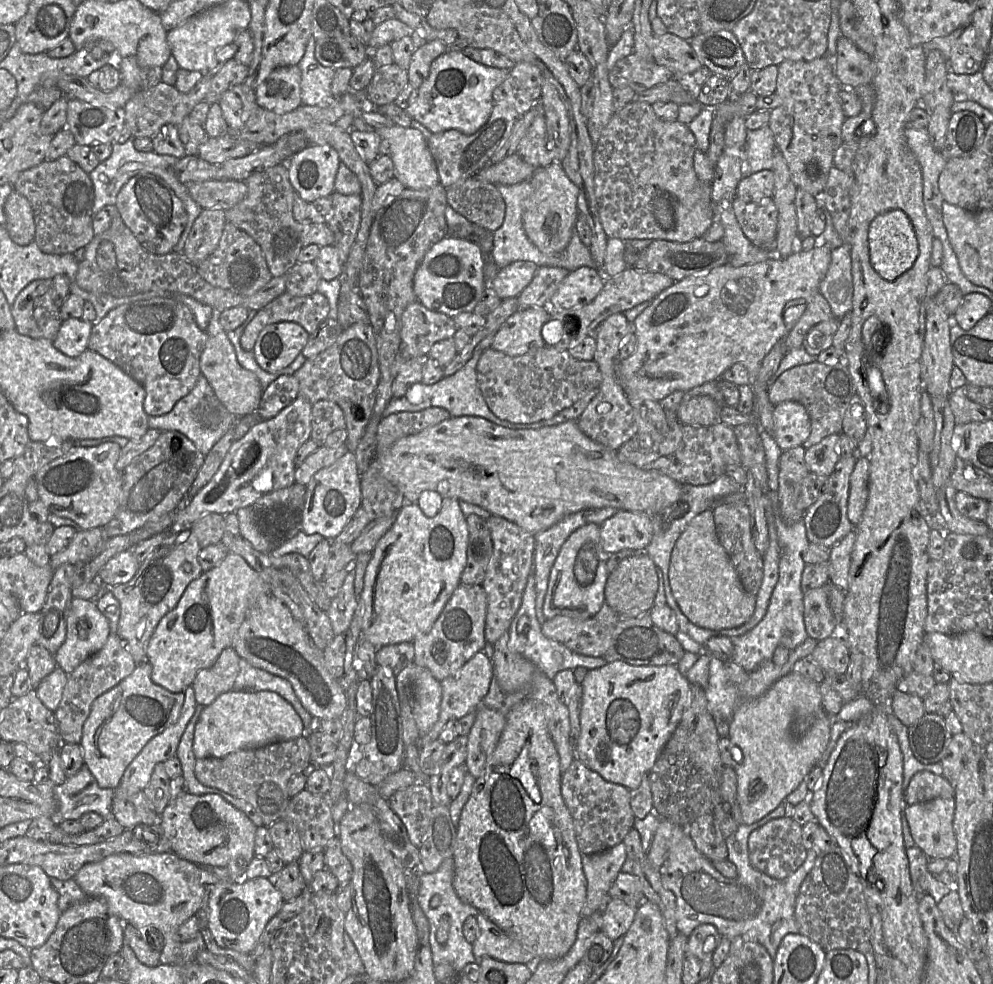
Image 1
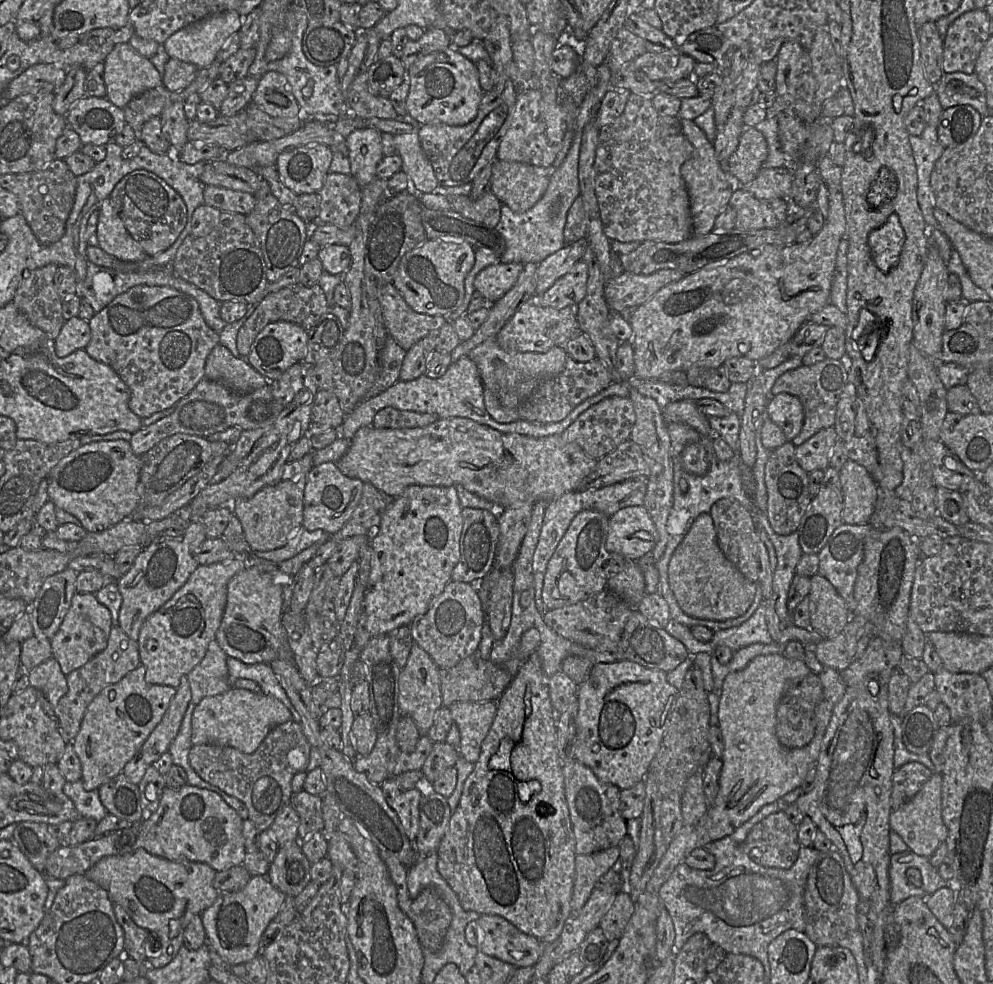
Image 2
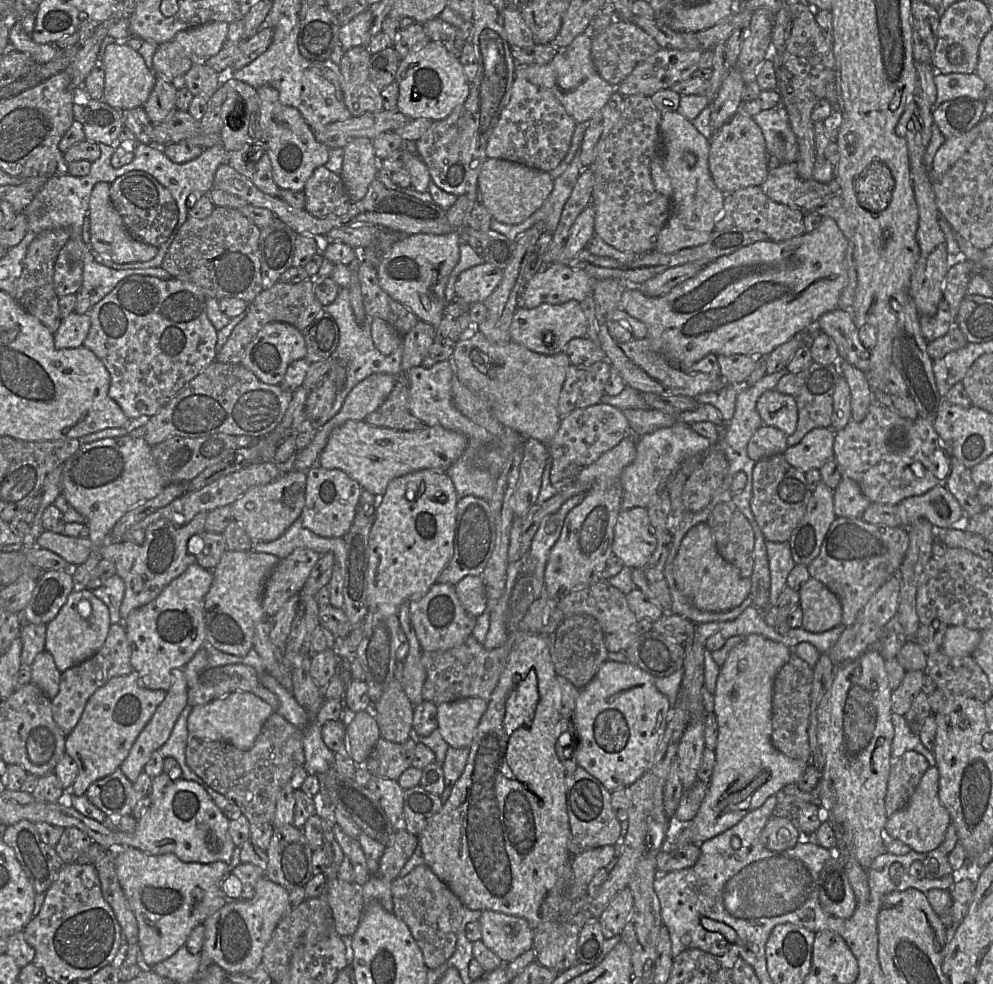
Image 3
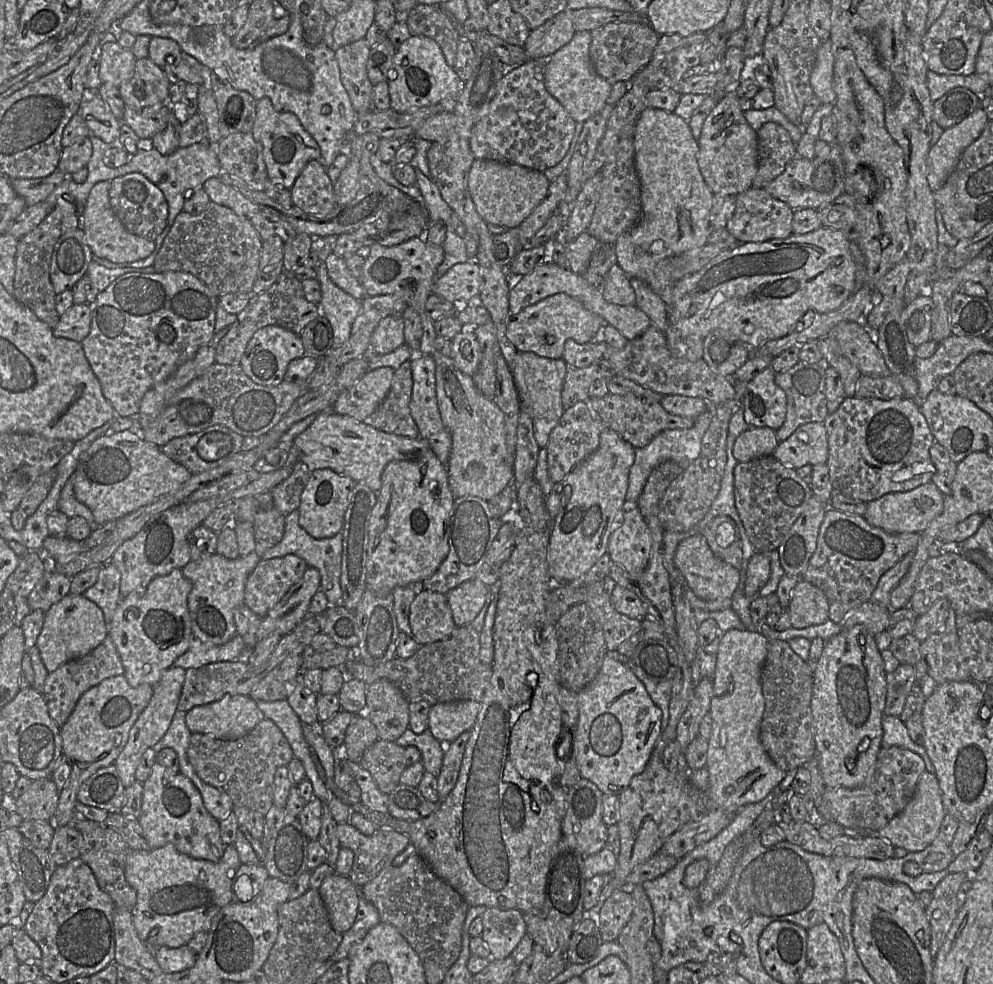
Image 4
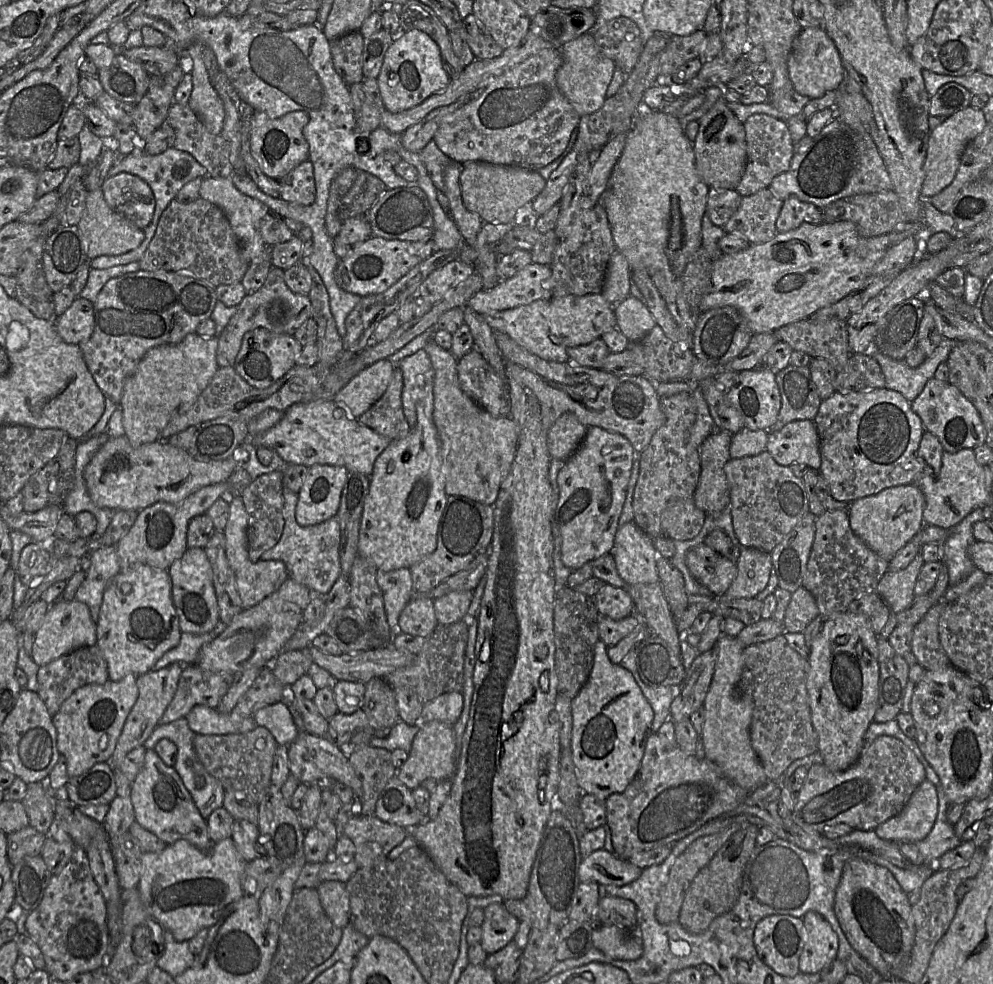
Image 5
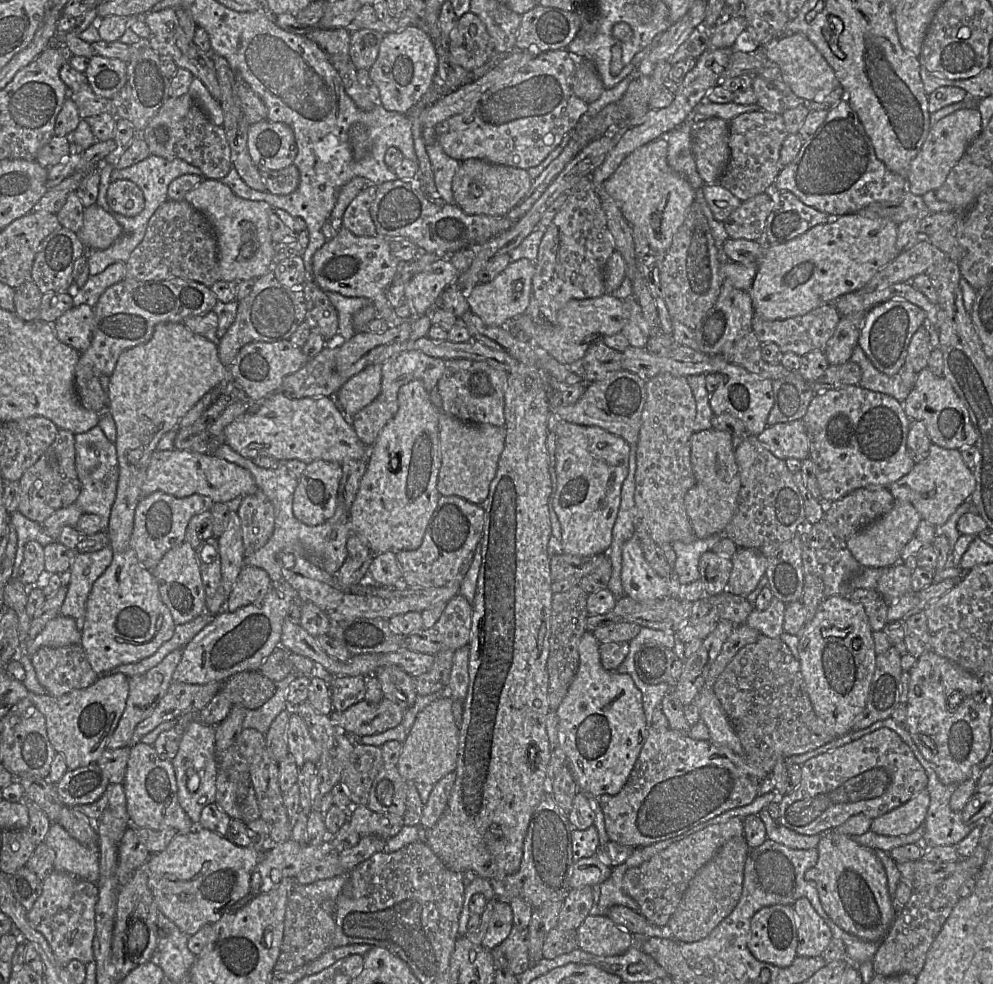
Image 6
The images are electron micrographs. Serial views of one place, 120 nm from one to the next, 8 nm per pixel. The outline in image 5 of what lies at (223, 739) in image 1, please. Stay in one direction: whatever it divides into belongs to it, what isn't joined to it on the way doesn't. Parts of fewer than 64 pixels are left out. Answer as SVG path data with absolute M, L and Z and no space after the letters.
M205 705L193 707L185 718L190 729L202 735L241 734L257 727L252 717L221 713Z

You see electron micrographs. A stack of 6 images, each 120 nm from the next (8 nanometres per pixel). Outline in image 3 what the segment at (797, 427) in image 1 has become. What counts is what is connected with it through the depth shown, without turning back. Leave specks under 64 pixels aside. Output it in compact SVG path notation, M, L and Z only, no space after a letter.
M776 389L765 391L757 400L756 409L764 425L774 426L787 436L794 433L798 422L795 399Z

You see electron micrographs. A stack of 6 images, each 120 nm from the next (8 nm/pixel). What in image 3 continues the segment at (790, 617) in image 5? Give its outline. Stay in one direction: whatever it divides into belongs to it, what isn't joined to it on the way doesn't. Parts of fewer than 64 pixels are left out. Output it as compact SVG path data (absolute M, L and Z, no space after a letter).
M810 577L800 586L798 592L803 629L822 633L841 625L841 603L823 583Z

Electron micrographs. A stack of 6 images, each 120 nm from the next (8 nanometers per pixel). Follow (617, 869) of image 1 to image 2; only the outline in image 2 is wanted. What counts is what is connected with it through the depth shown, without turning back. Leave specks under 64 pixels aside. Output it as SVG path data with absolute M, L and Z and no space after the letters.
M619 847L609 848L586 855L576 855L575 881L571 899L572 911L580 910L601 876L611 869L617 869L620 864Z

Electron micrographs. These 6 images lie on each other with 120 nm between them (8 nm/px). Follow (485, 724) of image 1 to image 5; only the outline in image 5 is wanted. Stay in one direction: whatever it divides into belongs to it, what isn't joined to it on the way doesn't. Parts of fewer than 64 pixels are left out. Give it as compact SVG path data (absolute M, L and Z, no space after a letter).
M445 693L424 704L421 722L441 721L454 725L461 716L462 710L462 693Z

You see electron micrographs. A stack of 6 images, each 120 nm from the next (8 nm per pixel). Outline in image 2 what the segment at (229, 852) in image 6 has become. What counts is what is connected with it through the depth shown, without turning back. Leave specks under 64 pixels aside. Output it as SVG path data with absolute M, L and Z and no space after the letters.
M144 849L132 853L108 856L101 859L84 875L104 889L113 904L124 908L130 918L141 928L149 931L159 941L159 946L146 943L147 963L151 967L162 968L169 964L177 955L184 943L184 932L191 920L209 908L218 896L213 886L216 871L209 865L193 861L169 861L156 857Z

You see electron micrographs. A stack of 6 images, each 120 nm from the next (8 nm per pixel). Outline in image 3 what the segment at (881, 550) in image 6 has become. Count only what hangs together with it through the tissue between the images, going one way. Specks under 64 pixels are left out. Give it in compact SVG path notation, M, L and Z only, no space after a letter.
M936 485L926 493L910 496L898 503L899 515L904 526L911 526L918 518L925 517L935 528L960 528L965 512L955 496L943 485Z

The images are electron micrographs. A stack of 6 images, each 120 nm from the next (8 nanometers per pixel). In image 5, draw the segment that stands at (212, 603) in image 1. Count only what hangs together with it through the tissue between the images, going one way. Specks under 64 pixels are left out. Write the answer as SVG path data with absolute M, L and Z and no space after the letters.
M135 563L120 571L107 585L96 622L96 645L107 662L110 681L120 681L128 674L136 676L151 671L154 664L179 644L181 629L167 571Z

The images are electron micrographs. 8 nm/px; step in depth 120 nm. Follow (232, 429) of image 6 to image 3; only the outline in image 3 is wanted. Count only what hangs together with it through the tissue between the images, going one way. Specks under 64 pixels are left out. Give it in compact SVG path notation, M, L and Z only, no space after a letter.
M349 420L331 433L317 463L325 469L342 470L358 482L363 490L367 490L375 496L383 496L388 483L394 478L424 469L446 472L463 455L467 446L468 439L465 435L441 426L425 427L413 431L398 431L373 426L366 421Z

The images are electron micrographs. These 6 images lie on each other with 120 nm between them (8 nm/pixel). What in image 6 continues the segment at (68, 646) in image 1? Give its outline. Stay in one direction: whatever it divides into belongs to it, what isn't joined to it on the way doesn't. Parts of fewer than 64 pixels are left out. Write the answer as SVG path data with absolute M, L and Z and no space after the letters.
M58 615L50 620L43 630L23 645L23 652L31 657L42 647L59 648L72 644L80 644L81 631L72 617Z

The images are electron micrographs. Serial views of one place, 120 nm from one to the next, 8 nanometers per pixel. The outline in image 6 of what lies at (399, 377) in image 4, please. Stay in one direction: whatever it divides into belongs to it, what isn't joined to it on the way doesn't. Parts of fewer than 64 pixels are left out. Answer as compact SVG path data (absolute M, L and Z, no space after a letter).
M380 393L372 403L353 416L353 428L363 444L371 447L393 416Z

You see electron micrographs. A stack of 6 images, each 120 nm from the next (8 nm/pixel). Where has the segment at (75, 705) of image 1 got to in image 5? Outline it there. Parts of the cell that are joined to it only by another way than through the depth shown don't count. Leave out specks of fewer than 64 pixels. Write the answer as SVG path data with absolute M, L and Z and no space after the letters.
M97 645L82 647L39 667L37 693L44 702L50 716L54 716L62 703L77 689L89 684L103 684L108 680L107 662L100 648Z

